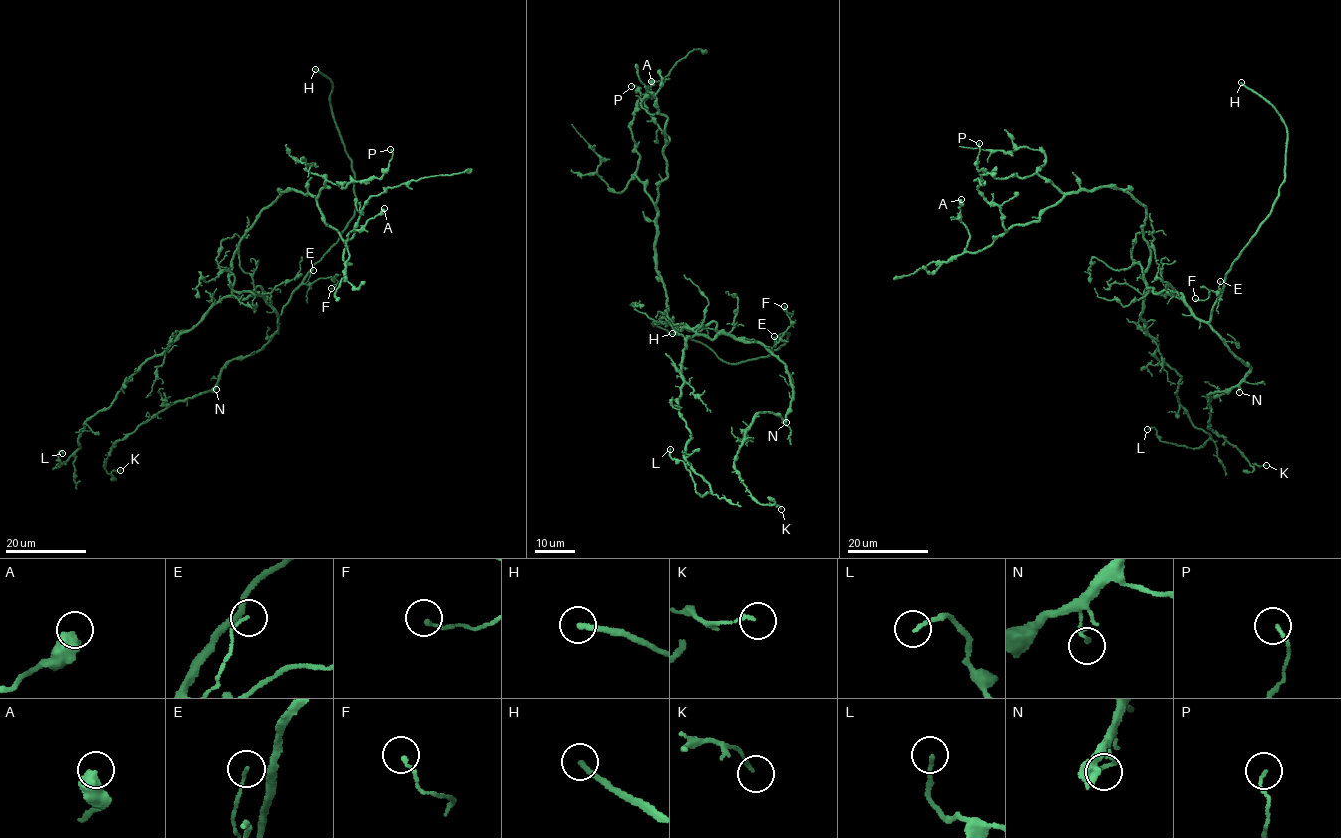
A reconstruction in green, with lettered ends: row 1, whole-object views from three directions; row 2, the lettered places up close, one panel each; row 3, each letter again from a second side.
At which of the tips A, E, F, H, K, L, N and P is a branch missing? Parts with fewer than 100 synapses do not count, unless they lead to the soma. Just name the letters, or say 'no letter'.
H

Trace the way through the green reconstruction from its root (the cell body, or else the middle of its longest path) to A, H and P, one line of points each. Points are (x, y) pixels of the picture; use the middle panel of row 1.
A: (680, 329), (667, 317), (654, 254), (657, 189), (666, 176), (666, 118), (641, 104), (651, 81)
H: (680, 329), (712, 339), (730, 333), (770, 351), (777, 337), (789, 334), (767, 355), (734, 363), (672, 333)
P: (680, 329), (667, 317), (657, 268), (657, 208), (636, 175), (639, 154), (630, 127), (640, 94), (631, 86)

